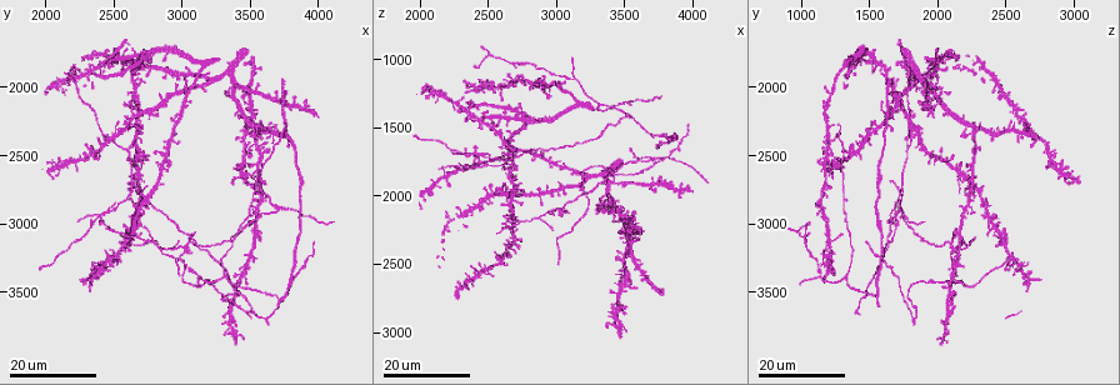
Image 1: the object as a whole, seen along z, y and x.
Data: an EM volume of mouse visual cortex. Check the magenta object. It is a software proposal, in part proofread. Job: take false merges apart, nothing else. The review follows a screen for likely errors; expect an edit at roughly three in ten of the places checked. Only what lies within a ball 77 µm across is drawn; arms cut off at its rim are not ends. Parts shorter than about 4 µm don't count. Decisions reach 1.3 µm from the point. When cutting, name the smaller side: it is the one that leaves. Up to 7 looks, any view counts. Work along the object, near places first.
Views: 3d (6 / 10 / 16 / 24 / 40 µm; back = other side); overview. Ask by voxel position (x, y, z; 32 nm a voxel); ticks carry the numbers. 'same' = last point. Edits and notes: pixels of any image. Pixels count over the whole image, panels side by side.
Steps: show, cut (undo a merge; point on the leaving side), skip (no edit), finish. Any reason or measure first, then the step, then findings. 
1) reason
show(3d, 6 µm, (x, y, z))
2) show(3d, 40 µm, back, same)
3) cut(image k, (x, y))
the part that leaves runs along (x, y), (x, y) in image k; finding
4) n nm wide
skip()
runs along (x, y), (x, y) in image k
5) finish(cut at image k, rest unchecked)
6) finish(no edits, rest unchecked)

arms part here
show(3d, 24 µm, (3140, 3380, 1140))

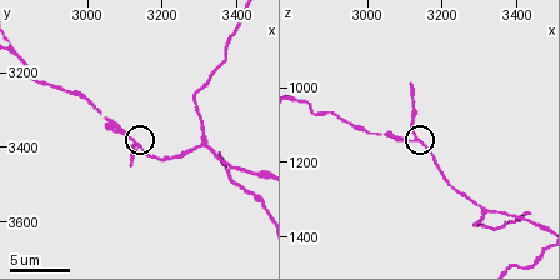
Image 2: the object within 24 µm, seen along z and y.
show(3d, 6 µm, (3130, 3390, 1140))

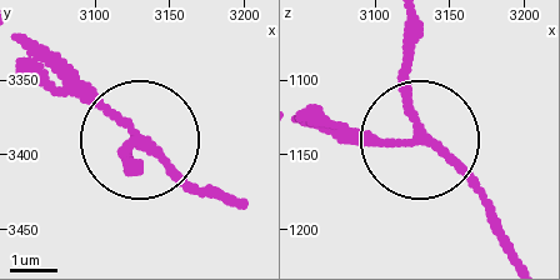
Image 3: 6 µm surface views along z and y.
skip()
one neuron here

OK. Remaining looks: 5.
four-way junction
show(3d, 24 µm, (2460, 3280, 1200))

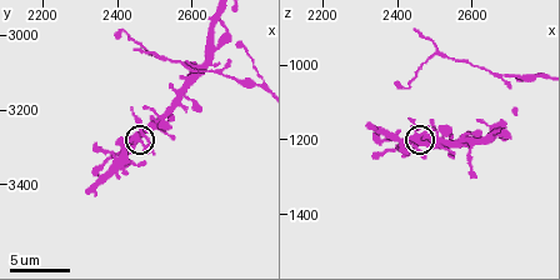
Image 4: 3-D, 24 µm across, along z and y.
show(3d, 6 µm, (2460, 3280, 1190))

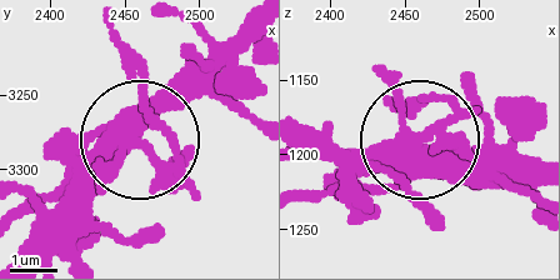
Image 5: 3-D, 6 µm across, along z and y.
370 nm wide
skip()
all the same neuron

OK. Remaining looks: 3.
side arm on a straight run
show(3d, 24 µm, (3680, 2880, 1720))

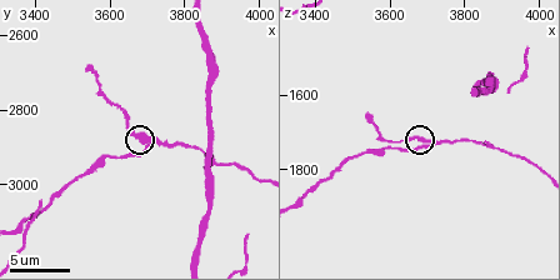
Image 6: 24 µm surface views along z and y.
show(3d, 6 µm, (3700, 2880, 1720))

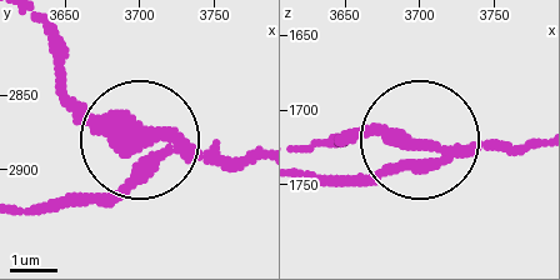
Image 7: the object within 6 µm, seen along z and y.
from behind
show(3d, 6 µm, back, (3704, 2876, 1724))

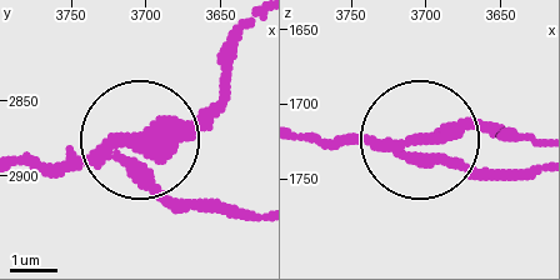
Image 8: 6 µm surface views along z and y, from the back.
cut(image 8, (164, 193))
the part that leaves runs along (105, 160), (184, 196), (256, 208) in image 8; a second neuron is stuck on

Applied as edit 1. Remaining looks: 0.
finish(cut at image 8, rest unchecked)

